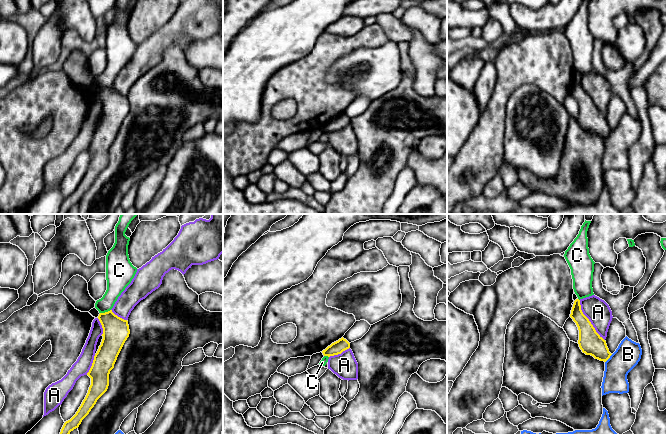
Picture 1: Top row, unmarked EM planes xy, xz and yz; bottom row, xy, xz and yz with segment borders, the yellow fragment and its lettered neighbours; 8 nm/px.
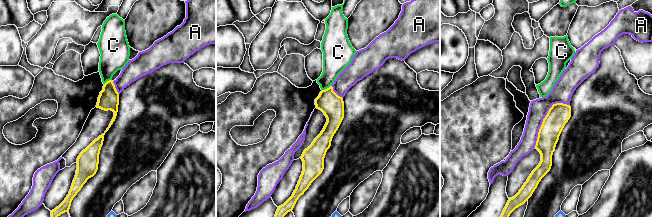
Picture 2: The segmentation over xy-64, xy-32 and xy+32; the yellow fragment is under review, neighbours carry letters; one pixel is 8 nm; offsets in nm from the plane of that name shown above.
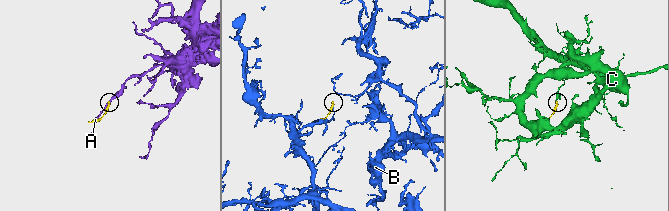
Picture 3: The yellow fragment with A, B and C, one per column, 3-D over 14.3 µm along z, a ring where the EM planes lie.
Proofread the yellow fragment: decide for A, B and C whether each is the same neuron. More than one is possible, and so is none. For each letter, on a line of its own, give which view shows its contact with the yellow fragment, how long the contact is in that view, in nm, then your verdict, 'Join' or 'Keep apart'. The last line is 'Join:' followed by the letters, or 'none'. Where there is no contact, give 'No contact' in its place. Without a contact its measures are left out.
A: Touches yellow in yz. Shared border 380 nm. Keep apart
B: Touches yellow in yz. Shared border 90 nm. Keep apart
C: Touches yellow in xy. Shared border 90 nm. Keep apart
Join: none

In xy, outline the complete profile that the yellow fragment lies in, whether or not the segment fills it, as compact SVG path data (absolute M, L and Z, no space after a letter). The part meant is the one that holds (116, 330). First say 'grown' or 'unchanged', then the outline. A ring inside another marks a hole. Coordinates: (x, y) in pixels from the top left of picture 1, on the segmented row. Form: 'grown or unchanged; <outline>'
unchanged; M112 310L100 313L98 319L103 328L103 339L87 373L91 378L91 385L78 411L64 423L60 434L70 434L78 428L97 400L107 391L110 371L114 368L117 357L130 334L128 321L115 315Z

